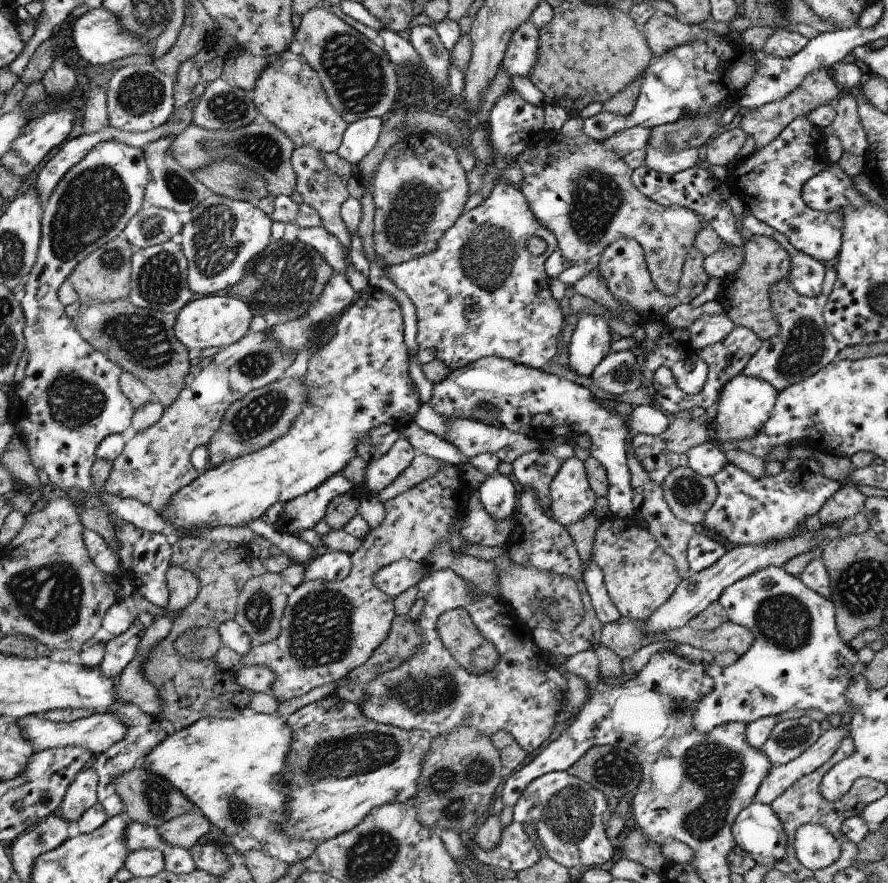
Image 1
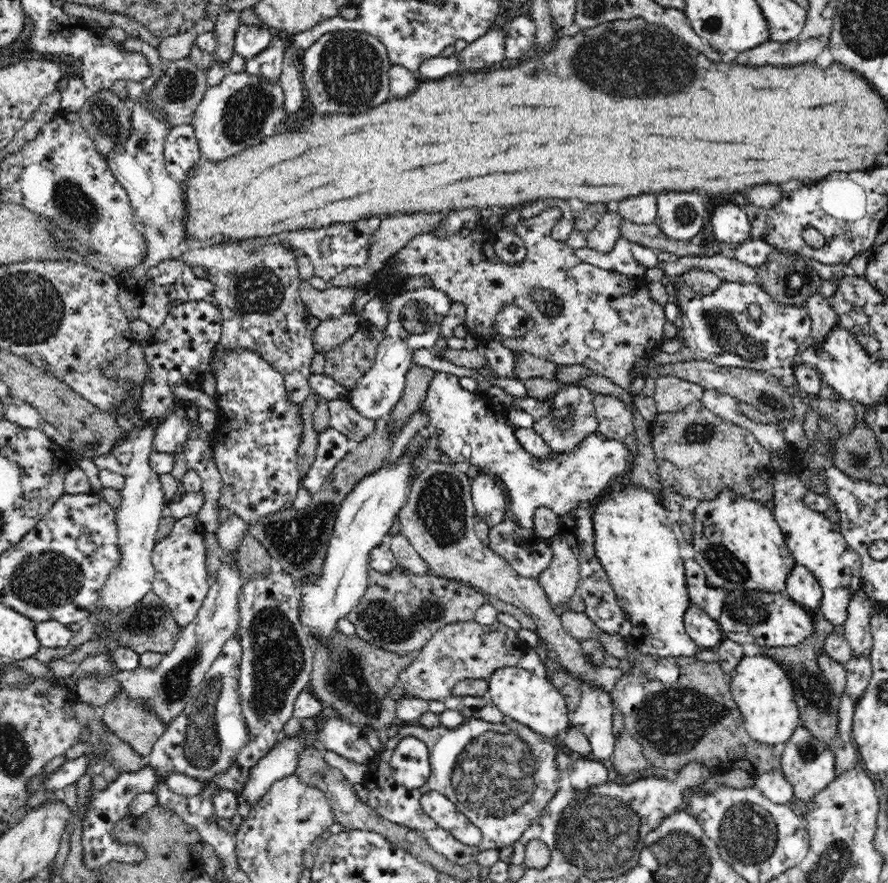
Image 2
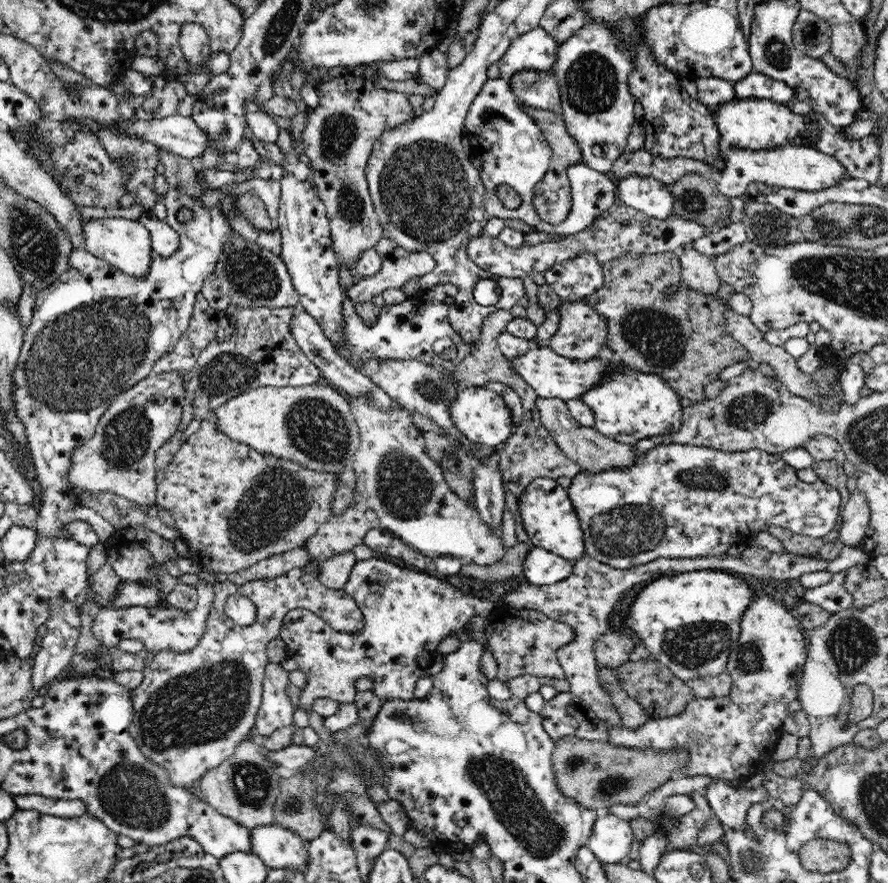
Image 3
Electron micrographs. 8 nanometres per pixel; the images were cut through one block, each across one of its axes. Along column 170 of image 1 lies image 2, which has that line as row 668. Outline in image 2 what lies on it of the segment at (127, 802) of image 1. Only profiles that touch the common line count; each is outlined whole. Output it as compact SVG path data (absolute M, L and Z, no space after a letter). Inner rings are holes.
M816 613L813 615L812 624L814 627L813 633L806 637L800 645L772 648L764 646L756 650L758 654L772 657L782 665L794 687L795 701L798 705L798 711L801 712L801 726L806 727L812 733L812 736L816 737L818 741L822 741L826 747L831 748L839 733L838 710L840 697L835 696L834 691L832 691L830 683L818 666L817 657L823 651L825 638L837 627L829 620L826 620L825 617L821 617Z

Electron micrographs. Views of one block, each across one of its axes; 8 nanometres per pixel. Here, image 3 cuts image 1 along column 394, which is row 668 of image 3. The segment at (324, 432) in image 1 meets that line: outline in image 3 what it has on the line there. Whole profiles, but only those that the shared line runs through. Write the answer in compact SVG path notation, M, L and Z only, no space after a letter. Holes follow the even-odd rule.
M376 557L356 561L342 590L356 601L363 612L364 628L360 632L338 632L323 618L303 607L286 614L279 632L280 640L285 642L288 657L294 658L299 668L307 674L306 686L293 714L293 725L302 730L309 727L308 709L317 698L329 698L340 704L353 702L357 693L355 682L364 677L372 677L372 691L382 700L413 699L416 683L424 676L438 654L438 644L442 644L443 640L450 636L464 640L468 635L467 624L473 616L488 616L492 610L498 610L500 607L493 601L463 593L440 575L429 575L423 570L411 570Z

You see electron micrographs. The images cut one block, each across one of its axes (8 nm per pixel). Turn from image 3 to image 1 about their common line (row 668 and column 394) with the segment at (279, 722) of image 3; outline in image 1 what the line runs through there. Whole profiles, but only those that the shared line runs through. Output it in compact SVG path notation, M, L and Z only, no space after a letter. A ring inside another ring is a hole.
M504 180L494 185L494 188L481 204L478 204L475 208L468 212L464 212L458 217L456 224L446 231L446 234L440 239L438 248L433 250L430 254L422 255L420 258L412 259L400 263L399 265L391 265L385 267L386 276L396 284L396 286L408 294L408 298L412 301L412 304L416 307L417 314L417 337L416 341L420 349L432 348L435 350L435 360L442 361L451 371L455 371L459 368L464 368L470 363L476 362L484 357L498 357L501 359L511 360L518 364L533 369L543 369L544 365L548 365L554 360L557 360L563 356L563 348L561 344L561 332L563 330L565 321L565 301L556 301L552 297L550 292L550 278L548 273L545 271L544 262L546 259L557 249L557 238L550 229L547 229L538 219L534 216L534 213L528 206L526 197L522 194L522 191L518 186L512 185ZM532 236L538 236L542 238L547 244L546 251L539 255L528 251L526 242L528 238Z

